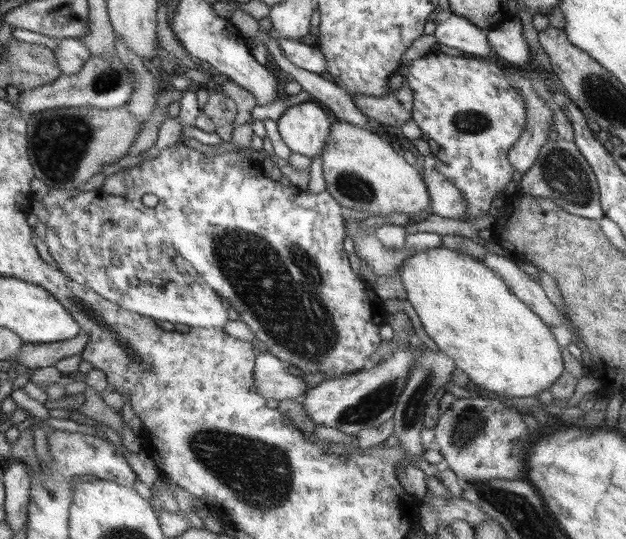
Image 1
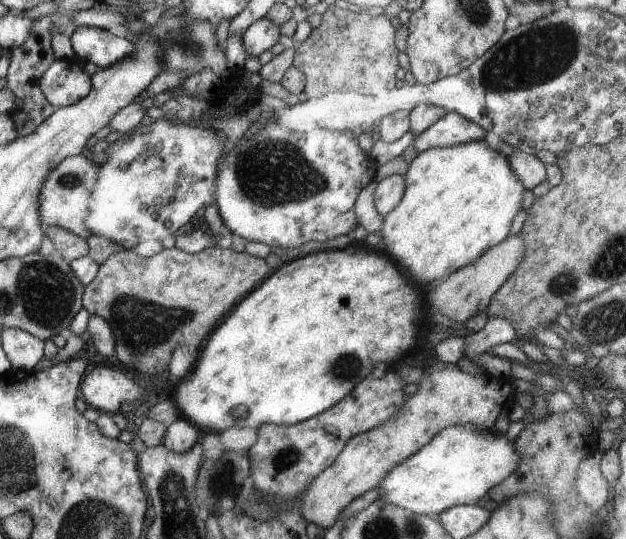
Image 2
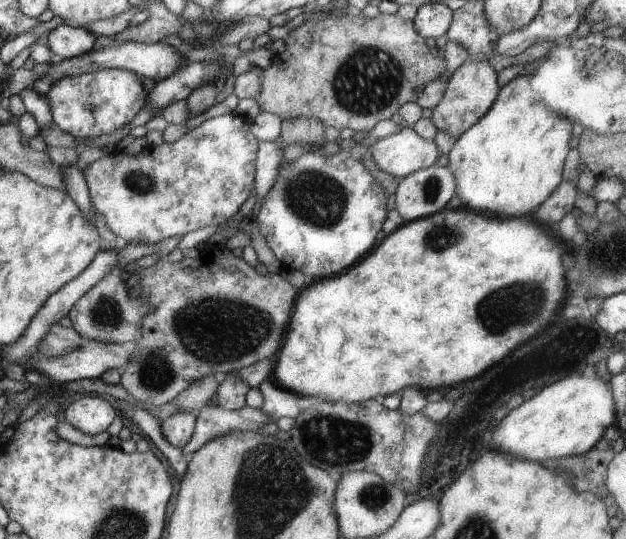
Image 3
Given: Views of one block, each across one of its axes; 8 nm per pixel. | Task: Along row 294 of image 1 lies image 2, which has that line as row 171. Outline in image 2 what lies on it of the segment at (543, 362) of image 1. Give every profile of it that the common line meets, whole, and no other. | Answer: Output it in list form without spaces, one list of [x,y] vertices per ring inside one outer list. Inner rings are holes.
[[[490,137],[418,153],[403,177],[404,196],[398,206],[383,217],[384,224],[380,230],[383,241],[378,248],[382,248],[402,272],[422,288],[446,280],[453,272],[480,258],[489,248],[508,239],[512,220],[522,210],[527,190],[510,164],[509,156],[498,152]]]

